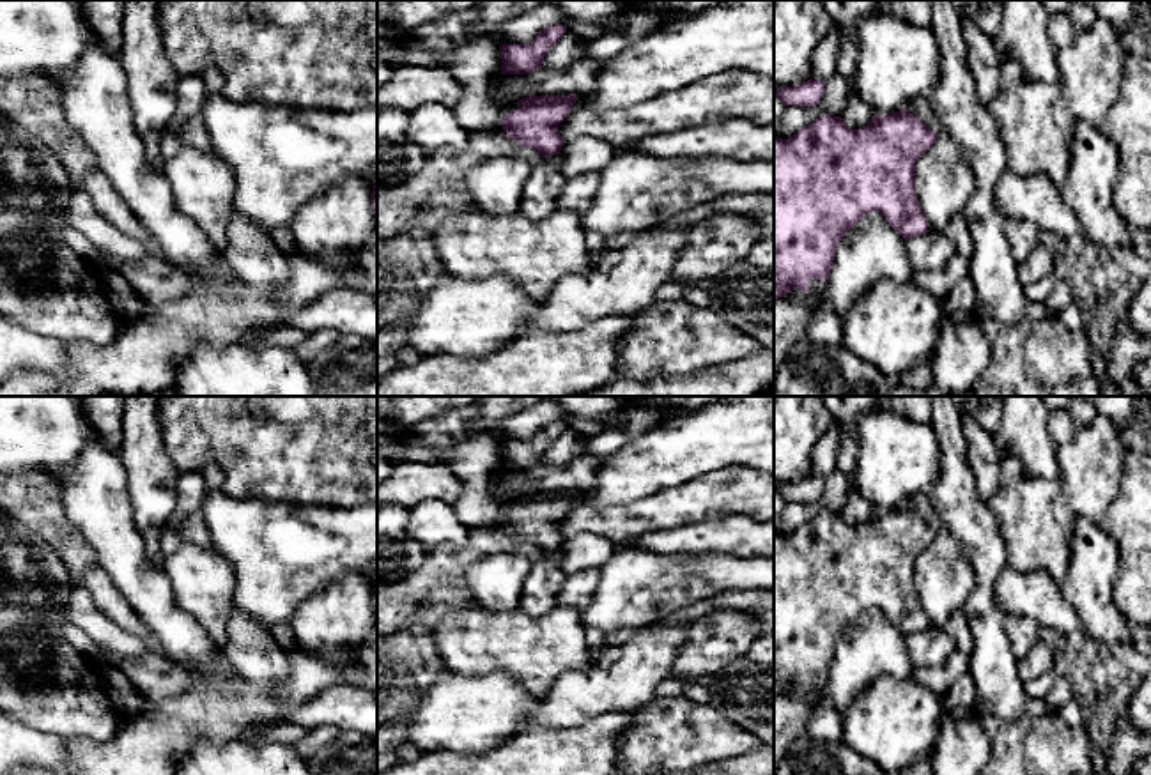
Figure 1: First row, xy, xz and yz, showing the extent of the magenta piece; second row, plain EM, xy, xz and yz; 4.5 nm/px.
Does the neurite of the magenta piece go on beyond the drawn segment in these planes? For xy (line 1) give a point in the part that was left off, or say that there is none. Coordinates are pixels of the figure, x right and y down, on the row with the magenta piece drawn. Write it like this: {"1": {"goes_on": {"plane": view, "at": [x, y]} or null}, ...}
{"1": {"goes_on": null}}

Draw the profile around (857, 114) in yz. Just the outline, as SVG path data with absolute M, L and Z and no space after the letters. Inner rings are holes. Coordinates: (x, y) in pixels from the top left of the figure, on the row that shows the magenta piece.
M854 85L848 87L846 106L843 110L843 122L850 129L861 129L868 126L875 117L873 108L859 96Z

